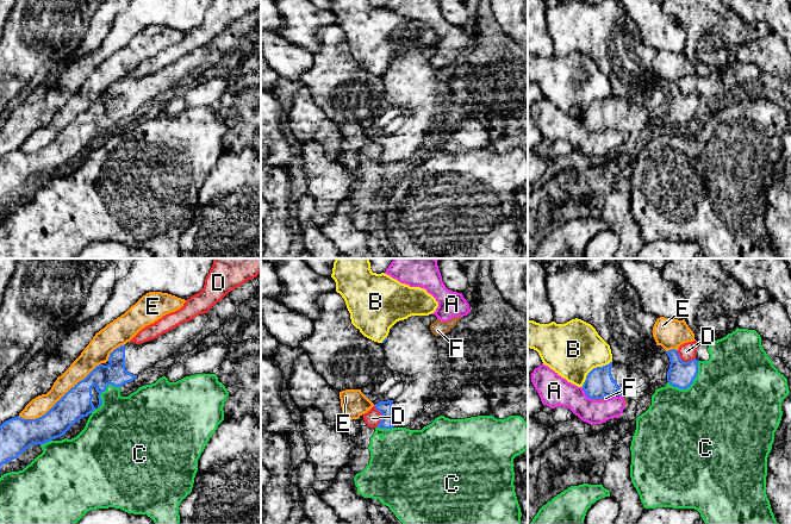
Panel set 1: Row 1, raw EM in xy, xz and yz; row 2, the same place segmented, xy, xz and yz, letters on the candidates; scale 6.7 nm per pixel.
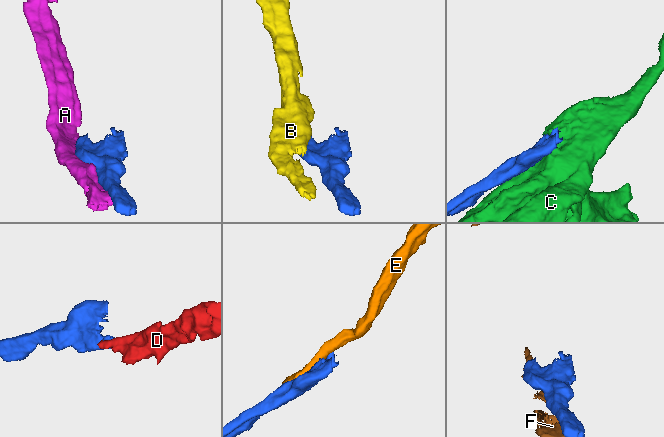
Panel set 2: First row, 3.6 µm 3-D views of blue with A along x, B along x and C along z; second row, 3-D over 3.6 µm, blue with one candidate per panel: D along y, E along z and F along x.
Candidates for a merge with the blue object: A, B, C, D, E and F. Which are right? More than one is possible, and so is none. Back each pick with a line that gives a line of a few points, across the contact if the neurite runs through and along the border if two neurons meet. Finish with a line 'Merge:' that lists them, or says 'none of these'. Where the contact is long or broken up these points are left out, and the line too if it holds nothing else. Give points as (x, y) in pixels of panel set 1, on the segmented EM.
Merge: none of these

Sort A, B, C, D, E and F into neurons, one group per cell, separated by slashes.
A F / B / C / D / E

